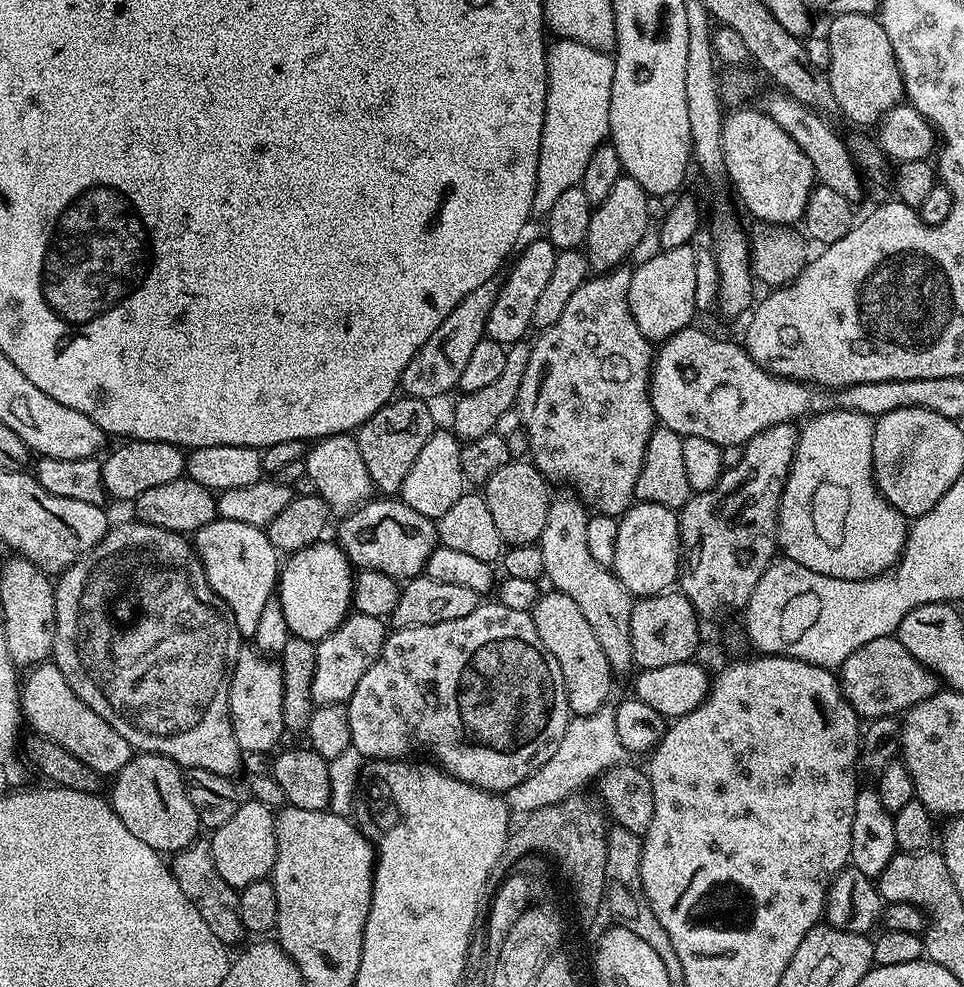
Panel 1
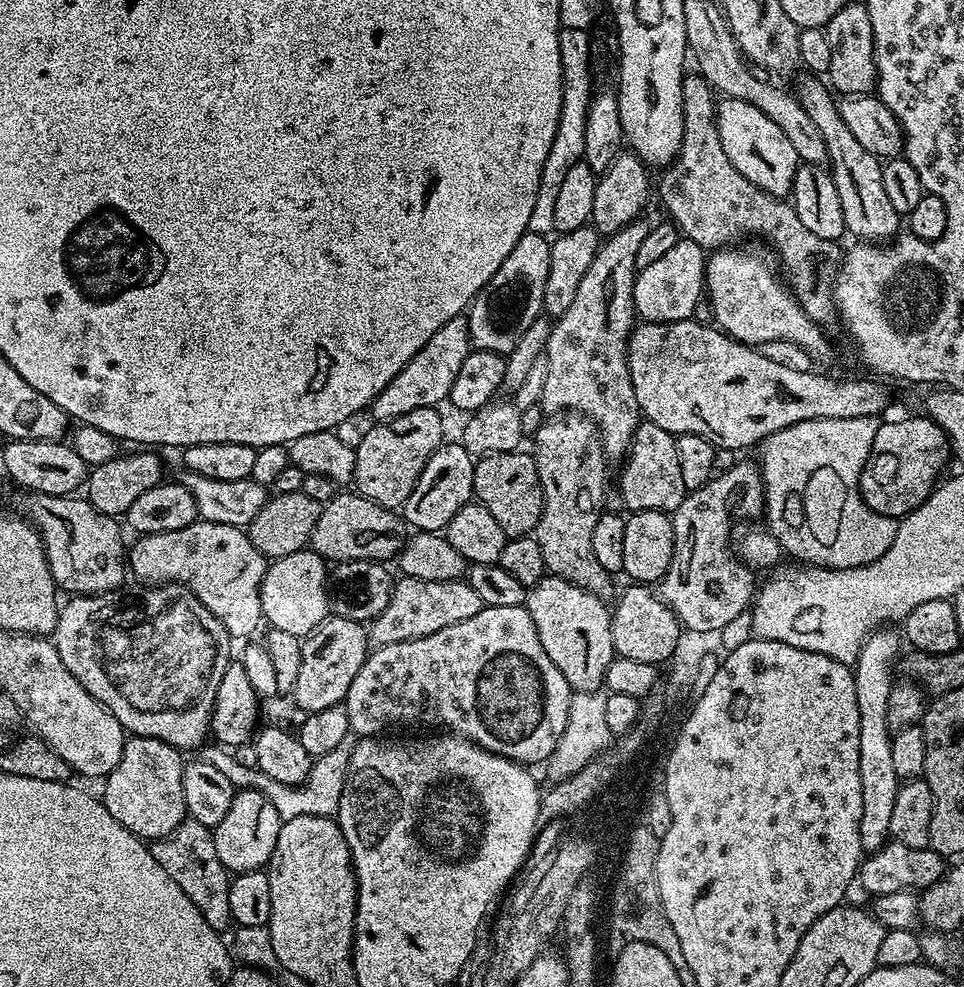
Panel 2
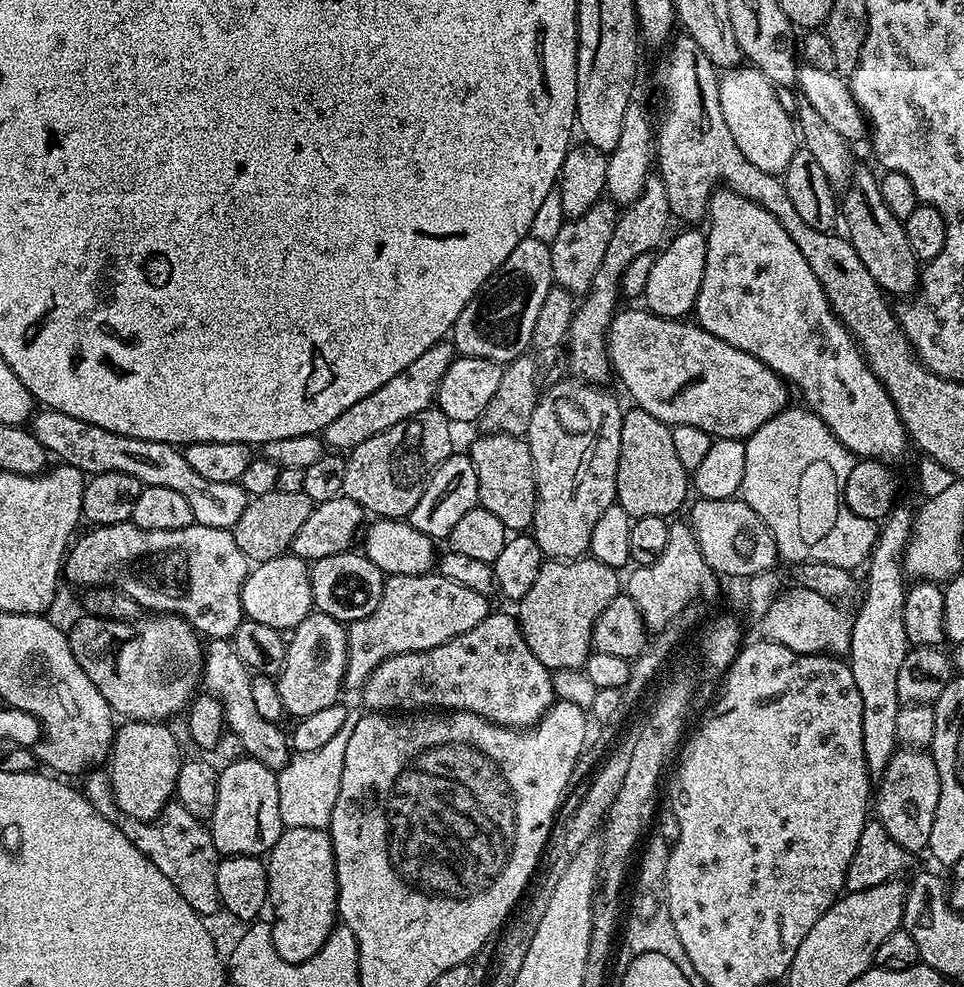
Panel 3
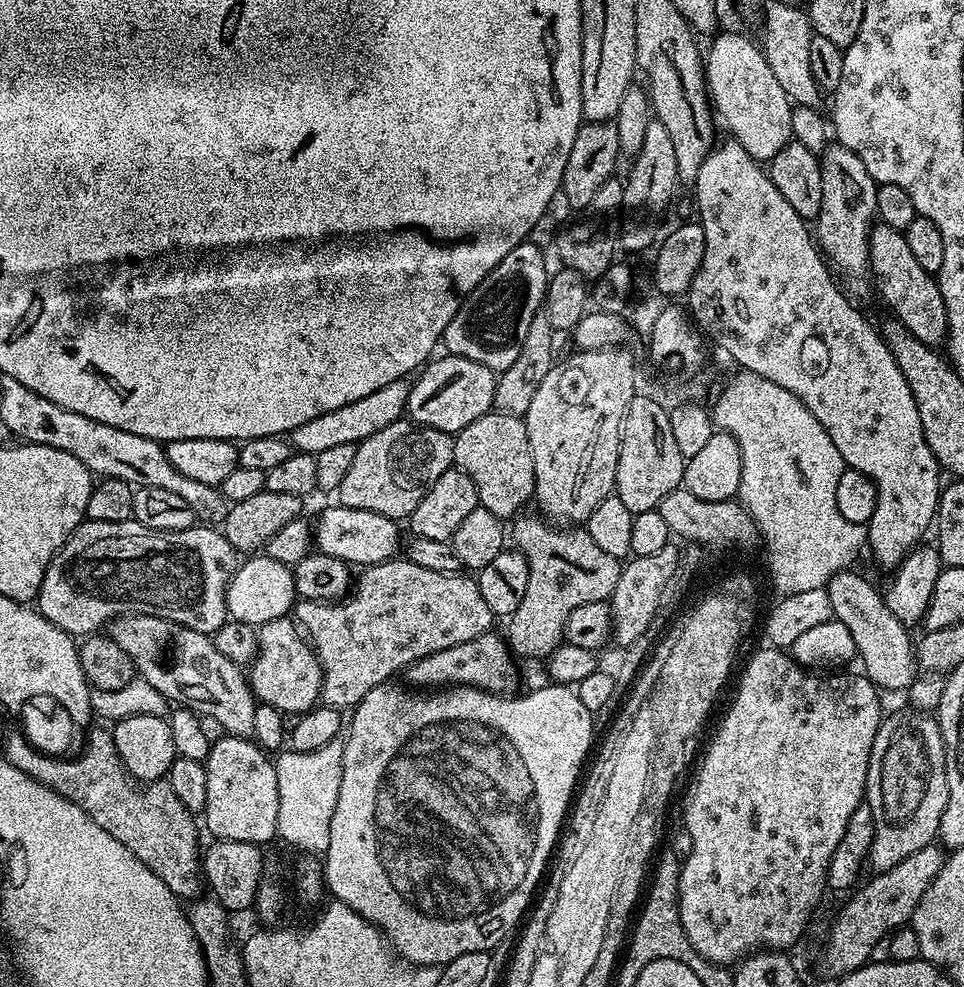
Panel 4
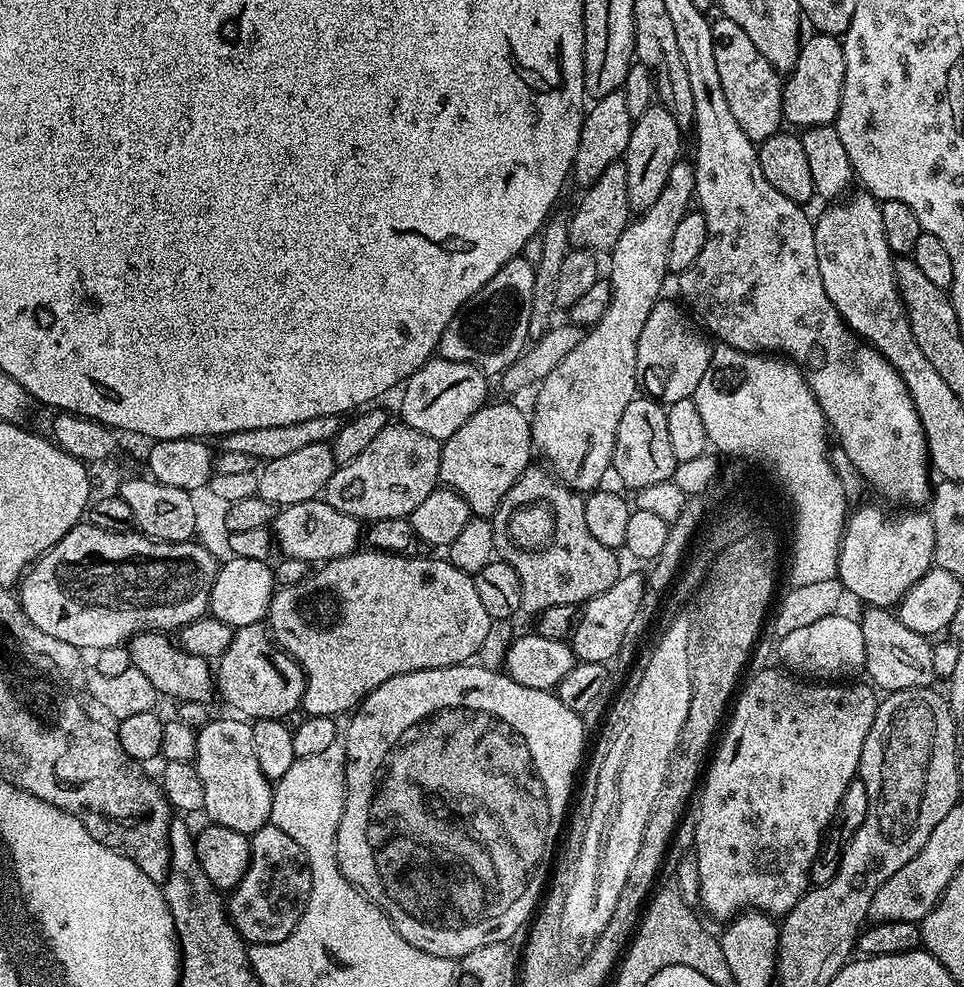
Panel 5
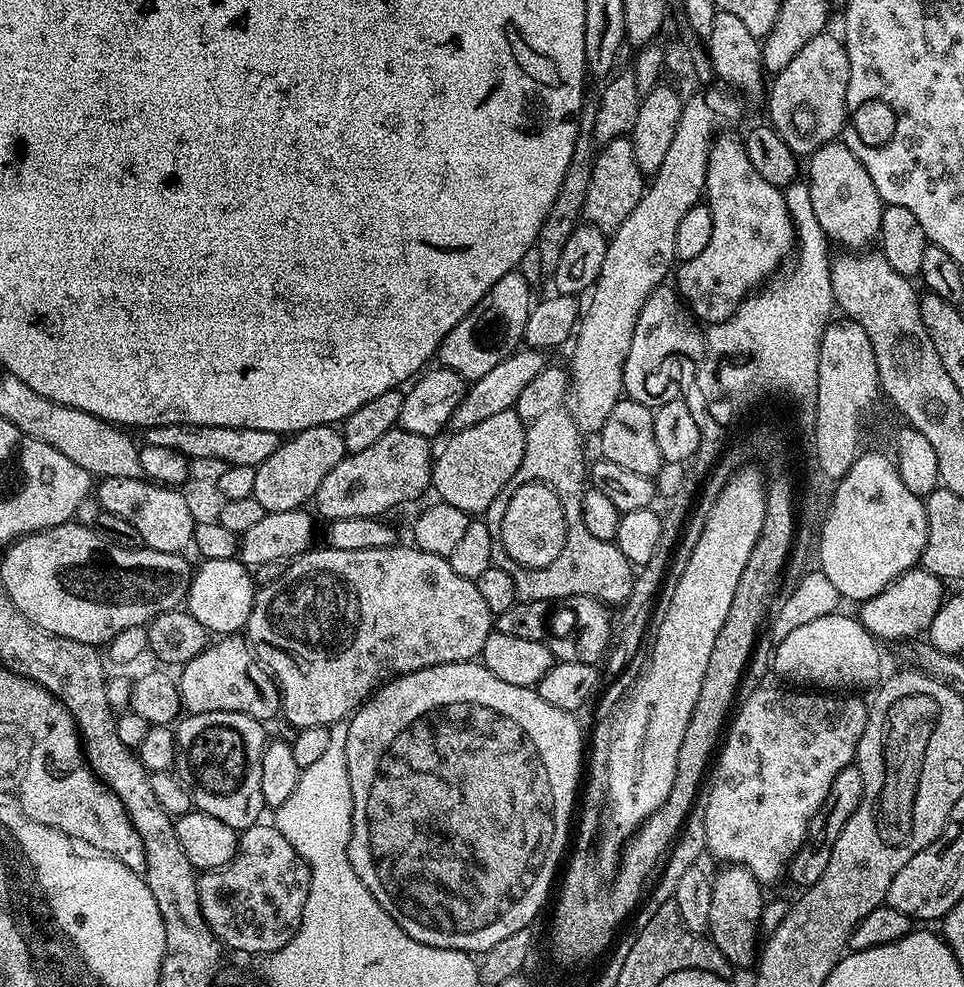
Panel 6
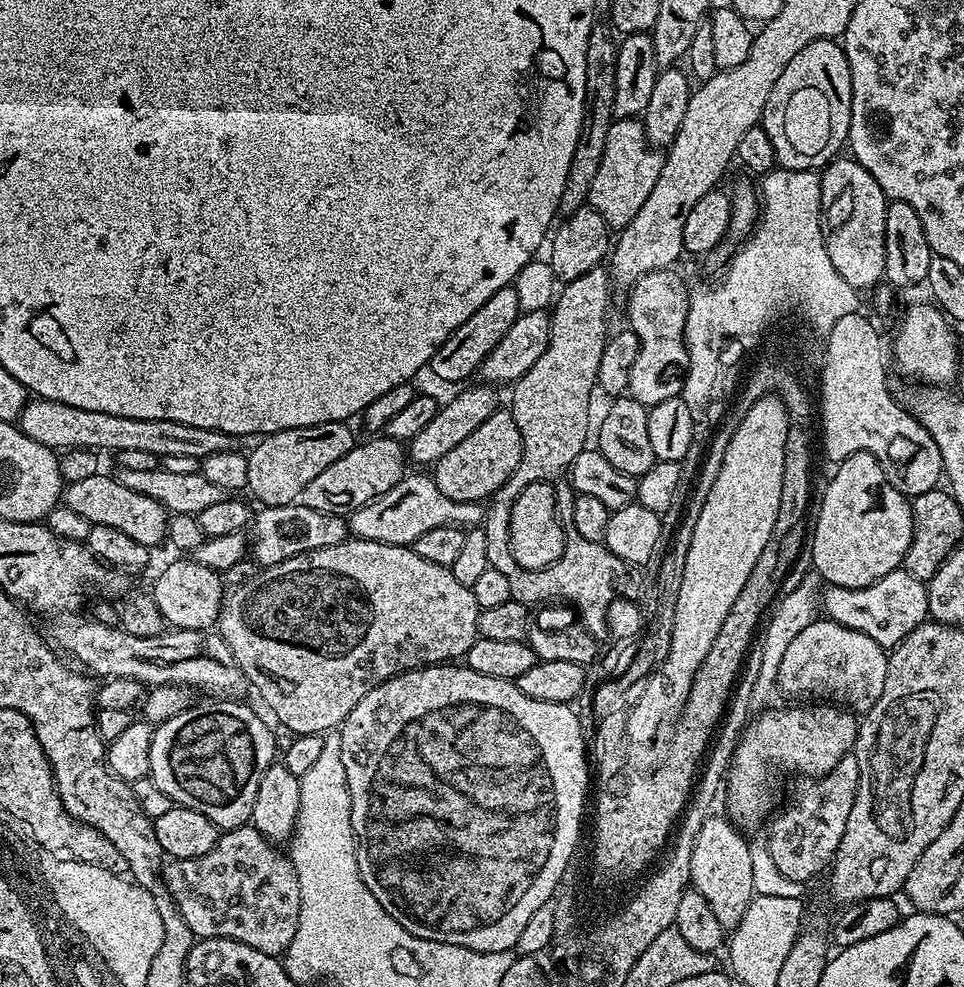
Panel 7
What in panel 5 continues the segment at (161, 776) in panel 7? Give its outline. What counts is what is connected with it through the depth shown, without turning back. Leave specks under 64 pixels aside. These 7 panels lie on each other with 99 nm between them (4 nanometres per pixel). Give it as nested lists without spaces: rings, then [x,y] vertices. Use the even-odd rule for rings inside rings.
[[[240,718],[232,719],[236,720],[209,719],[208,725],[197,731],[194,763],[198,770],[198,778],[202,778],[202,790],[206,790],[206,802],[204,803],[203,811],[208,812],[207,819],[211,823],[221,824],[230,830],[251,834],[272,819],[273,785],[264,777],[262,770],[258,766],[258,758],[254,754],[252,724]]]

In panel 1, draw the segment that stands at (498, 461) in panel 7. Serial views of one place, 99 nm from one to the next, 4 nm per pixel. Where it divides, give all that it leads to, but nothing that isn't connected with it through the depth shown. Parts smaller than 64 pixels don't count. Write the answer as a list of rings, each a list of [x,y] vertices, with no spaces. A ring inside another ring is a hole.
[[[513,459],[502,470],[494,470],[494,474],[482,485],[482,495],[486,506],[490,506],[490,515],[494,518],[494,526],[498,526],[498,534],[505,545],[534,544],[539,541],[542,530],[546,530],[546,514],[550,503],[548,496],[549,481],[536,469],[535,464],[527,459]]]

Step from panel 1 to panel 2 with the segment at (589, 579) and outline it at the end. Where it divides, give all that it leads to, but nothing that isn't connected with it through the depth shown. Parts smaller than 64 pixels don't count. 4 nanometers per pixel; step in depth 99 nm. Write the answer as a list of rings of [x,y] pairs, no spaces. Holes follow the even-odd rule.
[[[552,414],[548,421],[536,432],[536,469],[544,495],[544,509],[534,533],[538,546],[542,546],[542,558],[545,569],[553,576],[560,576],[585,588],[587,592],[601,598],[607,597],[612,588],[613,577],[594,558],[594,546],[590,543],[590,534],[598,522],[600,513],[605,511],[604,491],[608,488],[608,468],[604,455],[604,445],[600,442],[600,432],[587,416],[579,414]]]

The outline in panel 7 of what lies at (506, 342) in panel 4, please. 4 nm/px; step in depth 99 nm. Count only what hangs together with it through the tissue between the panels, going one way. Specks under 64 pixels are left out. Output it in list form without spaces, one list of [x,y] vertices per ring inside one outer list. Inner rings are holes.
[[[509,286],[490,294],[490,298],[486,298],[486,302],[482,302],[482,306],[478,306],[478,310],[474,310],[474,314],[470,314],[470,318],[466,318],[466,322],[462,322],[462,326],[458,326],[450,338],[446,338],[446,342],[442,342],[440,349],[432,356],[430,372],[448,384],[457,383],[456,385],[464,382],[459,380],[464,380],[467,376],[475,377],[486,354],[498,346],[498,342],[506,335],[506,330],[514,326],[520,314],[515,287]]]

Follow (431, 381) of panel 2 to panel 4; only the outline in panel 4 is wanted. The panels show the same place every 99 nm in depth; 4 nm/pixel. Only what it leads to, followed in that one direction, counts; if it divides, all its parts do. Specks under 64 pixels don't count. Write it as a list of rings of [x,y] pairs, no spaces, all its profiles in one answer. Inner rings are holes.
[[[407,379],[390,382],[382,390],[374,390],[374,394],[366,394],[366,398],[358,398],[358,402],[350,402],[346,406],[338,406],[338,410],[330,410],[330,414],[318,414],[318,418],[310,418],[310,422],[302,422],[290,433],[290,443],[297,452],[305,452],[311,456],[322,454],[322,450],[331,450],[334,446],[357,445],[370,438],[370,434],[378,434],[378,430],[386,430],[394,422],[398,422],[408,406]]]

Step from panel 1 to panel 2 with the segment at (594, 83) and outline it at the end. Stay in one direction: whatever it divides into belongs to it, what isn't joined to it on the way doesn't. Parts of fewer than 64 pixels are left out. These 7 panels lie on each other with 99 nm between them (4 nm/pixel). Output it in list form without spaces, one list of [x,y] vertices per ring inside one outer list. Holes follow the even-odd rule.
[[[564,28],[559,34],[559,50],[562,53],[563,68],[563,104],[562,114],[559,115],[559,126],[555,132],[554,143],[550,153],[546,156],[546,163],[542,168],[542,178],[535,198],[533,213],[527,223],[529,232],[549,235],[554,230],[554,209],[558,200],[559,187],[566,178],[566,170],[570,165],[581,161],[585,146],[585,118],[588,113],[589,102],[594,95],[592,88],[592,46],[589,31],[583,28]]]

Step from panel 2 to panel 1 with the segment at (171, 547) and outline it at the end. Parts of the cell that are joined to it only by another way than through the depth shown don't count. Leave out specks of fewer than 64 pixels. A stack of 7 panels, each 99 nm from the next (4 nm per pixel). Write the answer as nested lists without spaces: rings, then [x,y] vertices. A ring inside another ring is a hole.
[[[217,518],[194,533],[194,547],[204,567],[209,589],[224,599],[221,600],[223,607],[231,610],[241,637],[255,637],[258,618],[266,602],[277,591],[282,567],[281,557],[270,542],[267,531],[258,526],[246,526],[246,522]]]

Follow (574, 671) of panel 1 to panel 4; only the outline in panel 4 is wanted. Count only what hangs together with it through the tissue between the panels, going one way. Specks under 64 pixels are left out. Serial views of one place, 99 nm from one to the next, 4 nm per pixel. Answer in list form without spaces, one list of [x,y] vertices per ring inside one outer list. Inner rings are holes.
[[[517,515],[511,521],[510,540],[528,559],[530,582],[526,585],[526,594],[522,597],[518,610],[514,610],[514,614],[507,621],[506,639],[509,648],[517,657],[547,658],[551,656],[555,648],[560,647],[564,640],[564,624],[570,618],[570,614],[574,610],[578,610],[578,606],[586,606],[590,602],[599,600],[607,601],[611,597],[614,586],[618,586],[622,564],[610,554],[605,554],[583,527],[568,526],[561,530],[559,527],[545,522],[539,515],[536,515],[537,517],[524,515]]]

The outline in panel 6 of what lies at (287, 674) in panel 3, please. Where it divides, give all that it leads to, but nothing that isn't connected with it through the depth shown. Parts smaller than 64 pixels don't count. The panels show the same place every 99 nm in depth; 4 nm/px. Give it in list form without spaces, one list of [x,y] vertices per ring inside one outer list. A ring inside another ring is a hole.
[[[228,634],[209,643],[202,654],[179,669],[178,685],[183,711],[188,714],[203,712],[241,712],[261,722],[269,722],[281,715],[280,689],[276,681],[258,663],[245,637]]]

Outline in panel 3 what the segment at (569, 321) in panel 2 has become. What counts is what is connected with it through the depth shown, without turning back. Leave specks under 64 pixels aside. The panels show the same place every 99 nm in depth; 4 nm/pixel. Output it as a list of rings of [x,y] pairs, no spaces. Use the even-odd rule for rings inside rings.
[[[656,174],[649,175],[642,194],[617,215],[614,234],[610,234],[610,246],[606,246],[602,266],[598,266],[598,274],[594,274],[594,282],[590,290],[579,301],[566,337],[568,364],[572,367],[573,377],[584,382],[604,382],[604,379],[610,376],[608,328],[612,325],[612,318],[618,311],[616,299],[621,299],[622,296],[620,279],[626,266],[630,266],[630,262],[634,262],[638,254],[661,247],[665,239],[664,231],[668,228],[668,220],[670,221],[671,216],[670,202],[666,202],[666,186]]]

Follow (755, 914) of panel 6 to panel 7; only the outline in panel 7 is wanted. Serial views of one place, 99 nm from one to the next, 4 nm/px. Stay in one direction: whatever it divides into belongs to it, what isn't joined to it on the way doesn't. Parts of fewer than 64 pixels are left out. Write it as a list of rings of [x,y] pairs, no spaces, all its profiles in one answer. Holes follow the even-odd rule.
[[[709,816],[694,842],[694,854],[690,854],[690,884],[706,902],[710,902],[710,910],[714,910],[725,930],[734,930],[742,922],[746,906],[750,906],[754,895],[751,850],[749,841],[740,837],[743,835],[736,825],[720,816]]]

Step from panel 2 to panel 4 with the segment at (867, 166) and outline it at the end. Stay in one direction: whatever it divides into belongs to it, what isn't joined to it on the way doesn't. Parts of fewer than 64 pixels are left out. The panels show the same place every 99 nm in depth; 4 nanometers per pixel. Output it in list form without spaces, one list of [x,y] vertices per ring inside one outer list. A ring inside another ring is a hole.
[[[881,223],[873,227],[868,236],[868,266],[871,279],[876,279],[876,288],[881,298],[892,311],[889,313],[923,344],[943,345],[948,339],[948,315],[942,290],[937,277],[922,270],[922,265],[914,259],[914,253],[910,251],[910,246],[906,246],[906,238],[901,229]]]

